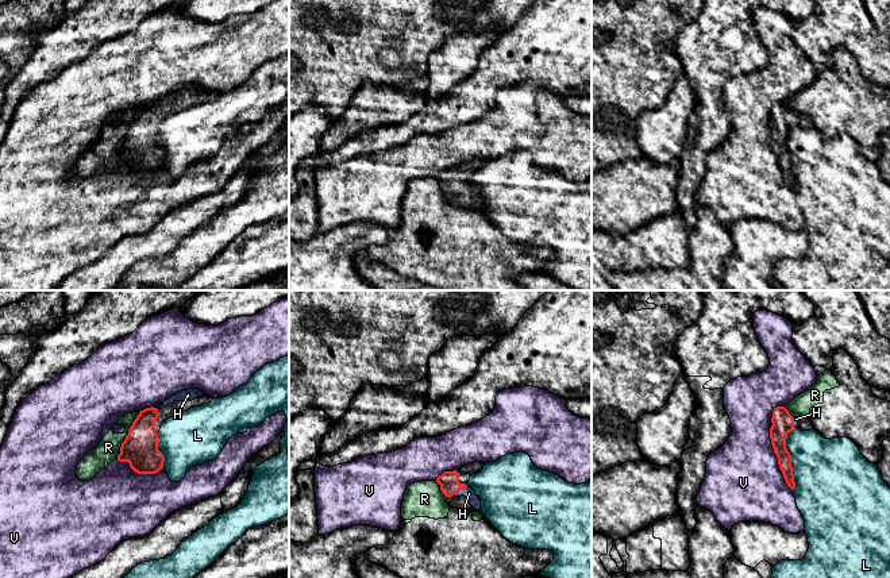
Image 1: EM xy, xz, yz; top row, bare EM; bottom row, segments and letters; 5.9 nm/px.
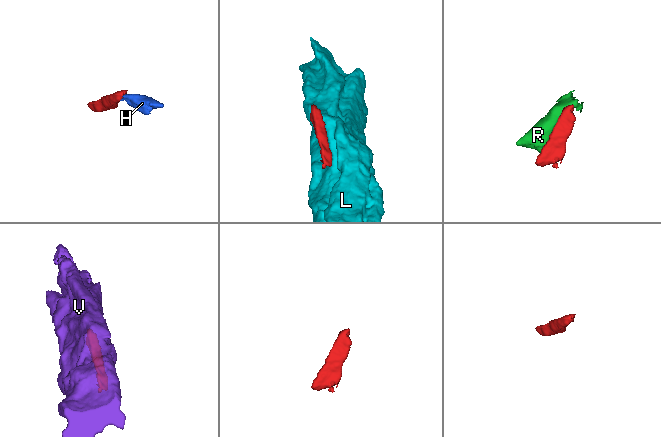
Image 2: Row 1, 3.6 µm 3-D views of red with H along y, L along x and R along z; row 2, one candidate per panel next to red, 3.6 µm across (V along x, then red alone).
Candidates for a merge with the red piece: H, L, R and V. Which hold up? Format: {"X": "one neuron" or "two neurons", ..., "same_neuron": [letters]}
{"H": "one neuron", "L": "two neurons", "R": "two neurons", "V": "two neurons", "same_neuron": ["H"]}

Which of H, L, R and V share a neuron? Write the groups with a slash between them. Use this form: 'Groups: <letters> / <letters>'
Groups: H / L / R / V

